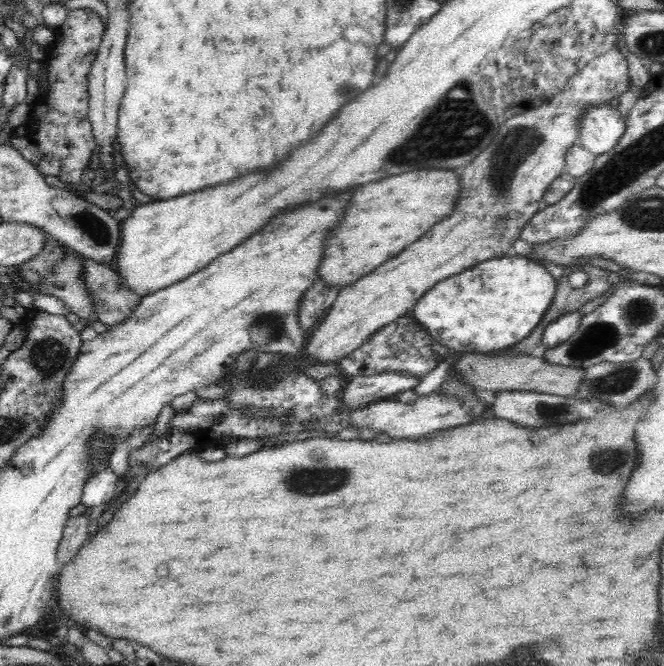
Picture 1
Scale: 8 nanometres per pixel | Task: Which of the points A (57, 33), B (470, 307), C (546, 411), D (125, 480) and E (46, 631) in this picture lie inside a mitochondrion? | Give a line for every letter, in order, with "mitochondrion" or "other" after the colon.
A: other
B: other
C: mitochondrion
D: other
E: other

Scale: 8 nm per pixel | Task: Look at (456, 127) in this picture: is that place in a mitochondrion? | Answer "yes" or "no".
yes

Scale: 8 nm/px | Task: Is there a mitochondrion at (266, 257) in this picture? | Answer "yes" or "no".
no

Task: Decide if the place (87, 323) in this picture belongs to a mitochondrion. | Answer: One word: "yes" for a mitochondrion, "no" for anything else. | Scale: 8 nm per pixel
no

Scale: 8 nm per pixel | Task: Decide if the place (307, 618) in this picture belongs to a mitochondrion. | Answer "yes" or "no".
no

